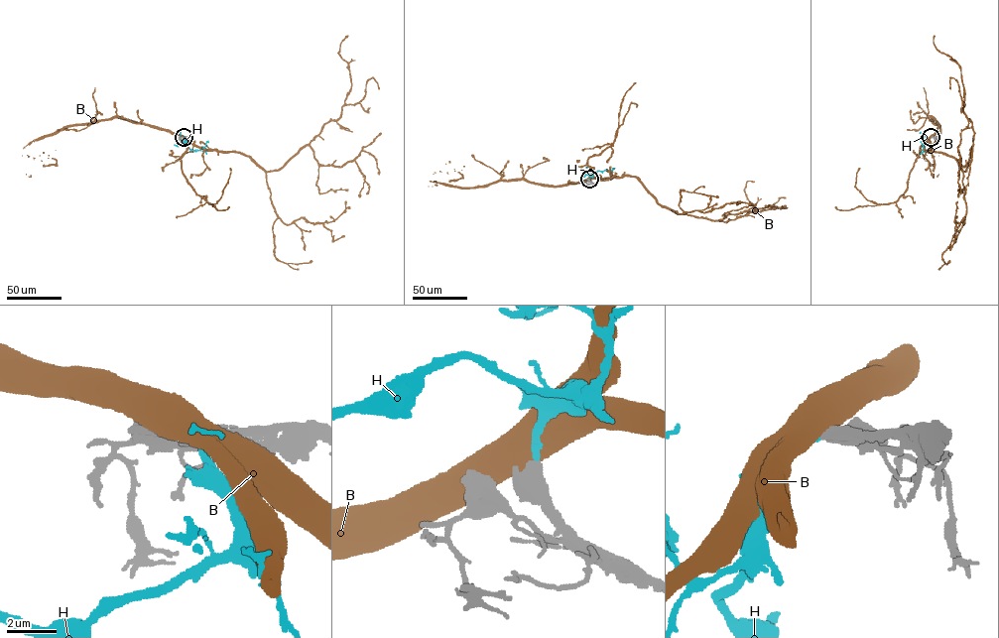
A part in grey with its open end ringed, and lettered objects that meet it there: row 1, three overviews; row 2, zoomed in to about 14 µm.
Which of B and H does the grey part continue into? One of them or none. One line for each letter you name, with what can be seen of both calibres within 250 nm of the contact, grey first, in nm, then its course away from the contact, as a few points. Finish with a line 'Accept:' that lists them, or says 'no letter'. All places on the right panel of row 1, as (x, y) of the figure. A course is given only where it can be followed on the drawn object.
H: 550 nm thick on the grey side, 200 nm on the other; it runs (932, 137), (922, 151), (921, 142)
Accept: H

